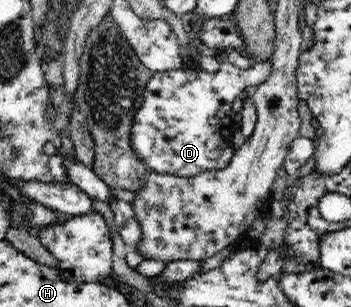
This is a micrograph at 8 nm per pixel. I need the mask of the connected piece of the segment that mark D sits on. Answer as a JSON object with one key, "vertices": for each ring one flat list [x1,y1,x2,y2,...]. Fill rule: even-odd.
{"vertices":[[271,59,256,62,248,69,224,61,214,73,189,67,154,73,133,118,130,146,134,154,155,174,193,178,205,170,216,169,223,150,232,146,234,133,240,131,240,118,233,110,233,101,245,87,265,82,271,66]]}

